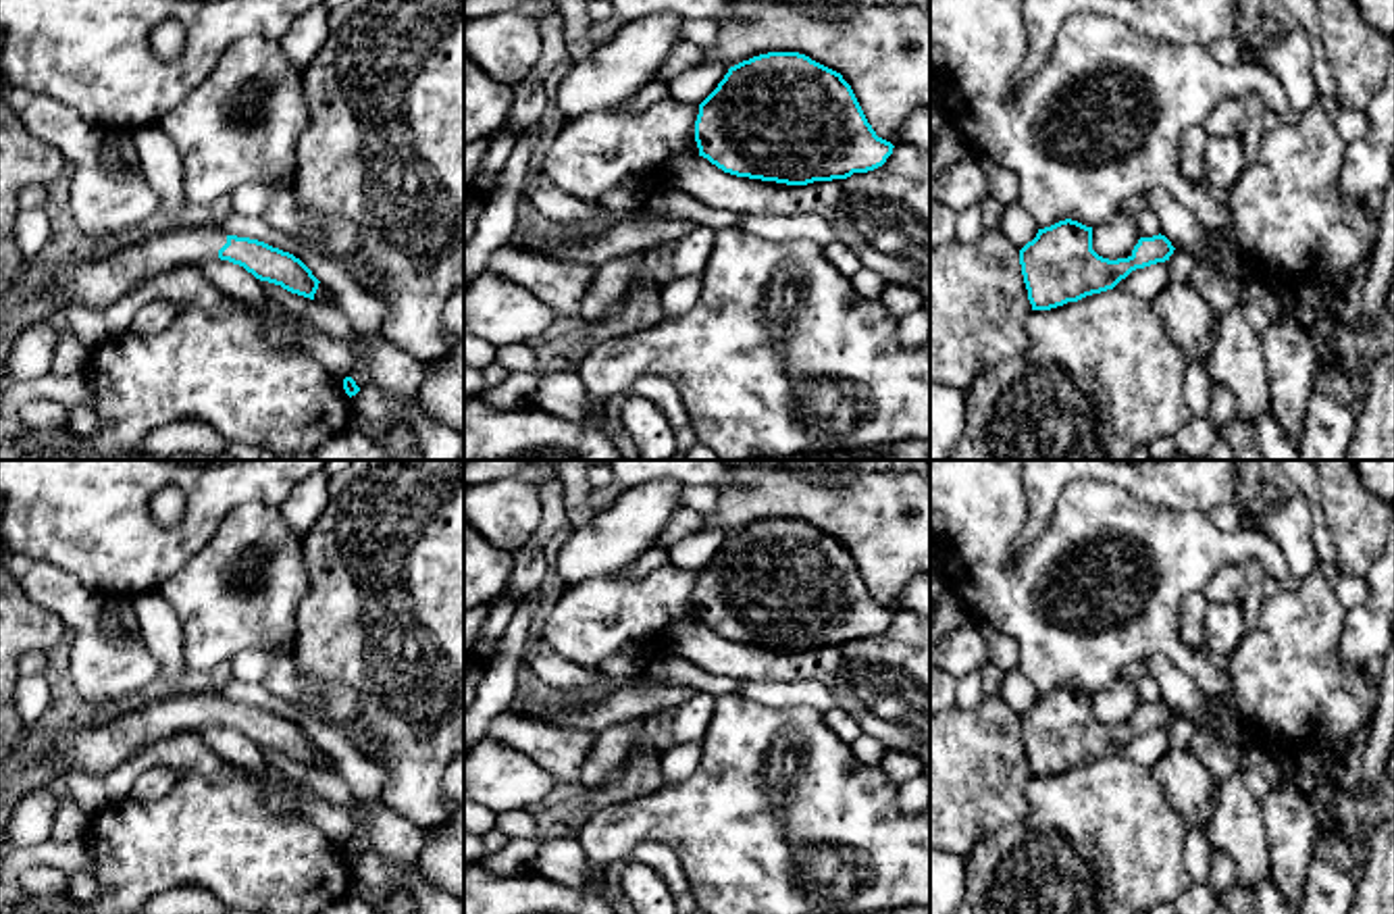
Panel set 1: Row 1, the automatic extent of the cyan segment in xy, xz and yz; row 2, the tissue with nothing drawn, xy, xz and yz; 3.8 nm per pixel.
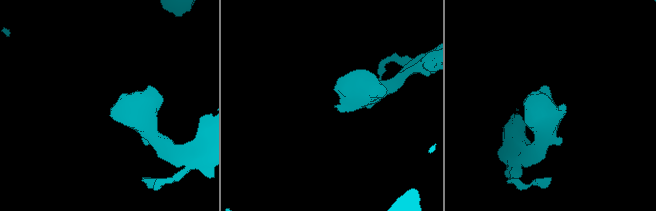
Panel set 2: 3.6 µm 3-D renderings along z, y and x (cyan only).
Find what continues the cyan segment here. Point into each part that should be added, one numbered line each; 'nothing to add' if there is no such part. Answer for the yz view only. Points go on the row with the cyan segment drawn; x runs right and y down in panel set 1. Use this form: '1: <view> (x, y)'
nothing to add

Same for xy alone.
1: xy (26, 161)

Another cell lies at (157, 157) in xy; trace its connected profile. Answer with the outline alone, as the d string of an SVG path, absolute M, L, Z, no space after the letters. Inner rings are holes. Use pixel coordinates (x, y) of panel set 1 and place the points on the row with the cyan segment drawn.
M160 123L137 127L133 133L137 167L160 196L162 214L179 214L187 206L183 162Z

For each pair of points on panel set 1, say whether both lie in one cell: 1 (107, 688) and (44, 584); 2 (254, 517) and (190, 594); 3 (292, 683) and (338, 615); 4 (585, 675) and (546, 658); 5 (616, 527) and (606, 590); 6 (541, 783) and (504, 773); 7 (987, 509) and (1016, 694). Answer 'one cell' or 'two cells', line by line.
1: one cell
2: one cell
3: two cells
4: one cell
5: two cells
6: one cell
7: two cells

